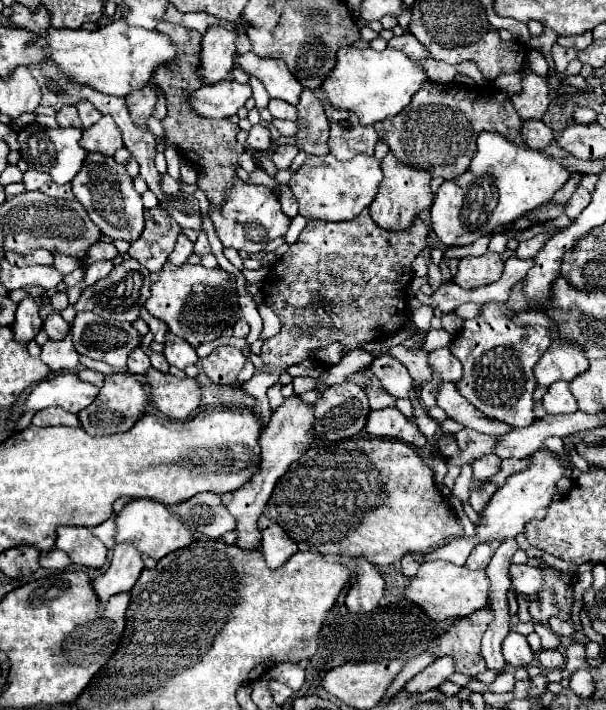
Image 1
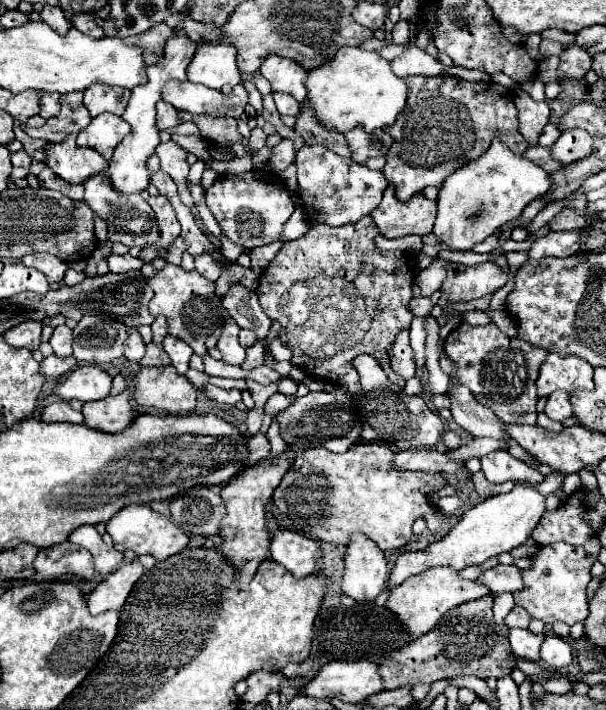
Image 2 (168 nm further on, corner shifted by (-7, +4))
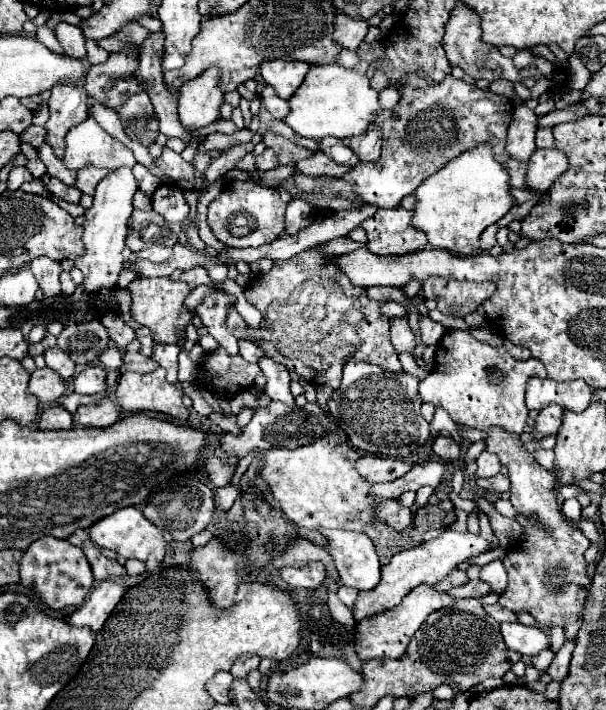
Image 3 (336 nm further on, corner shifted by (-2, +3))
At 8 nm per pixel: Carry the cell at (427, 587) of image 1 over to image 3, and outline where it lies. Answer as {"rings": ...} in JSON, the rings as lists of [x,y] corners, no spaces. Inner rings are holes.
{"rings":[[[427,584],[417,586],[413,592],[409,592],[405,596],[405,600],[401,600],[401,604],[397,608],[393,608],[389,612],[383,612],[383,614],[377,614],[377,616],[357,624],[355,650],[357,650],[359,660],[365,662],[365,660],[371,660],[371,658],[399,658],[399,656],[403,656],[405,650],[407,650],[407,644],[411,642],[417,628],[425,622],[425,618],[431,612],[435,612],[439,608],[445,608],[453,602],[455,600],[445,592],[437,592]]]}

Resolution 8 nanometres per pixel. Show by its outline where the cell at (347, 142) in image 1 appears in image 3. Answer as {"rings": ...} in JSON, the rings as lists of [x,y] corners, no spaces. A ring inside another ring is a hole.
{"rings":[[[371,126],[371,130],[361,136],[345,138],[343,142],[359,156],[359,160],[377,160],[381,154],[381,132],[377,126]]]}

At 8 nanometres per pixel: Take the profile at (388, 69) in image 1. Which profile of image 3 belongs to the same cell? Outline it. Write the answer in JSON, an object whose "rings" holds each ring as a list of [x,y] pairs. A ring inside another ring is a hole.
{"rings":[[[337,64],[313,66],[303,84],[297,88],[295,98],[289,98],[291,112],[283,121],[301,138],[351,138],[365,132],[367,126],[373,122],[377,110],[381,110],[377,94],[379,92],[369,86],[367,76],[359,76],[349,68]]]}

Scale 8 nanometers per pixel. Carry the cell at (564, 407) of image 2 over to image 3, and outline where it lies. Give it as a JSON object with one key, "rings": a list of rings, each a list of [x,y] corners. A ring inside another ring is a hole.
{"rings":[[[553,404],[549,408],[543,408],[535,420],[533,426],[533,442],[541,442],[547,436],[557,436],[559,428],[561,428],[561,420],[563,420],[563,408]]]}

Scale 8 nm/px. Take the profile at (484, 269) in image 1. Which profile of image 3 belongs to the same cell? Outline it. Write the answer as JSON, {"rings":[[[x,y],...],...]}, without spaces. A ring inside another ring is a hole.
{"rings":[[[429,278],[423,284],[423,296],[437,302],[437,310],[447,316],[465,318],[475,312],[495,292],[493,282],[465,282]]]}

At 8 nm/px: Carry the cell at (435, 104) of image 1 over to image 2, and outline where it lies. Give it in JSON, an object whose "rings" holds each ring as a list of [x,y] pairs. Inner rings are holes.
{"rings":[[[406,77],[410,83],[408,103],[398,119],[384,131],[394,139],[386,153],[384,175],[396,187],[398,199],[406,201],[428,185],[440,185],[464,163],[478,159],[492,139],[500,139],[522,155],[530,145],[518,131],[518,111],[512,95],[498,83],[472,83],[460,77]]]}

